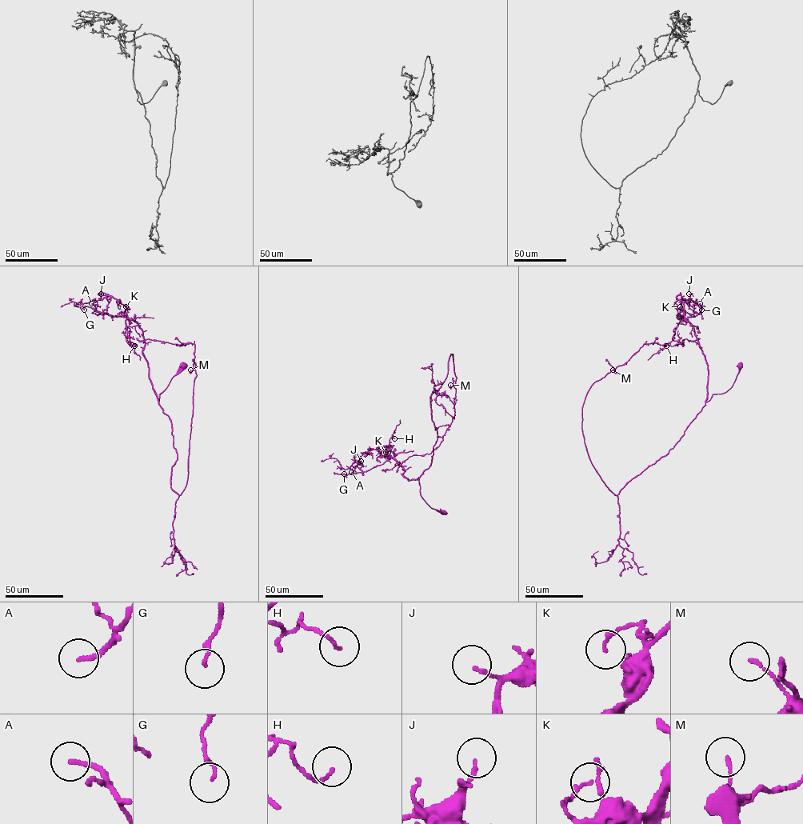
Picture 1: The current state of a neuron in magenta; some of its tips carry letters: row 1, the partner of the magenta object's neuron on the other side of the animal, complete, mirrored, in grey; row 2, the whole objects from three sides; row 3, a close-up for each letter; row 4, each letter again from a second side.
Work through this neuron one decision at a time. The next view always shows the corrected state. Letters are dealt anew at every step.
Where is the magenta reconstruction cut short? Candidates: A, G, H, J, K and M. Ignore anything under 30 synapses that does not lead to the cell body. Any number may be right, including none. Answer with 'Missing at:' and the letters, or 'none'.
Missing at: none

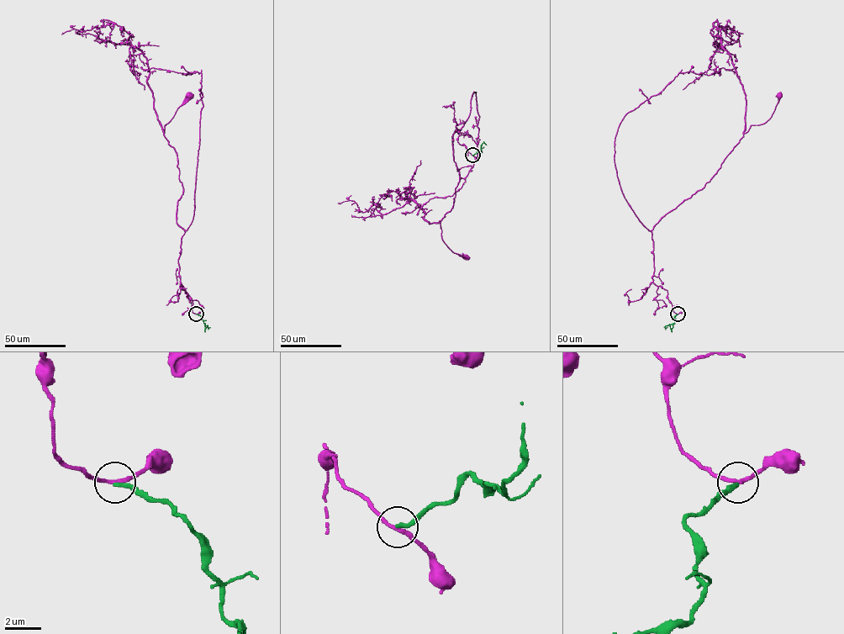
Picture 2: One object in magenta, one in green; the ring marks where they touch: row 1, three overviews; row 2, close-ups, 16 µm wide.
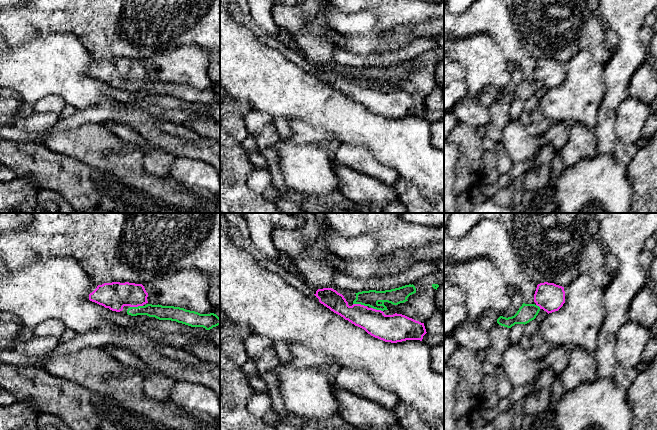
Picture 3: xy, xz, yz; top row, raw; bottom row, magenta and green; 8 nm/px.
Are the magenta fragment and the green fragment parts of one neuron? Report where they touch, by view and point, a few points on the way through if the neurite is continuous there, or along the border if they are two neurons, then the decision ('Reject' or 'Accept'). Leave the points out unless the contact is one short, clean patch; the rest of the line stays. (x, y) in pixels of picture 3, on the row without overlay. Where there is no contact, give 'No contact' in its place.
Touches magenta at xz (360, 80). Path across: xz (377, 100), (360, 80), (366, 74), (370, 74). Accept

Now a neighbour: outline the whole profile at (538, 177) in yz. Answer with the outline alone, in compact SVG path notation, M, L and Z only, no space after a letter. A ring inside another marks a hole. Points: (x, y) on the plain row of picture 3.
M551 144L540 145L534 157L536 165L522 176L523 191L538 191L549 186L552 161L556 154Z

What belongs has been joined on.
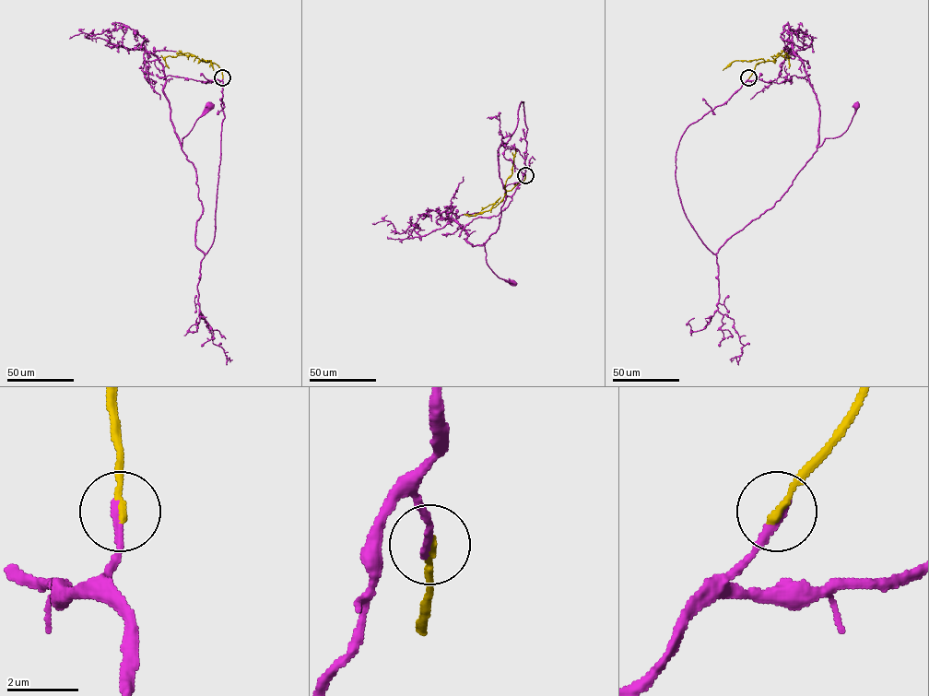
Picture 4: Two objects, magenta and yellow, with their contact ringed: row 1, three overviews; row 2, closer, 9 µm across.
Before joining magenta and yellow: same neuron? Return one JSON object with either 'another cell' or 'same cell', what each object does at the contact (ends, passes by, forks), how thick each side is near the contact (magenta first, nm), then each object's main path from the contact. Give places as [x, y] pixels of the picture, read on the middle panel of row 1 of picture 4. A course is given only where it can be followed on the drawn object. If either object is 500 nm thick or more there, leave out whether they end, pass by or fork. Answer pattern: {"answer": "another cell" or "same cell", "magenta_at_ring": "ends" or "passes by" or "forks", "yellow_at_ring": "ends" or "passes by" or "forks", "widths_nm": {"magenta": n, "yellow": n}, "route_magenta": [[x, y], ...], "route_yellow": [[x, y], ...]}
{"answer": "same cell", "magenta_at_ring": "ends", "yellow_at_ring": "ends", "widths_nm": {"magenta": 240, "yellow": 200}, "route_magenta": [[525, 175], [521, 101], [516, 129], [498, 150], [505, 199], [499, 228], [484, 246], [488, 266], [511, 281]], "route_yellow": [[525, 175], [496, 206], [481, 214], [472, 215]]}

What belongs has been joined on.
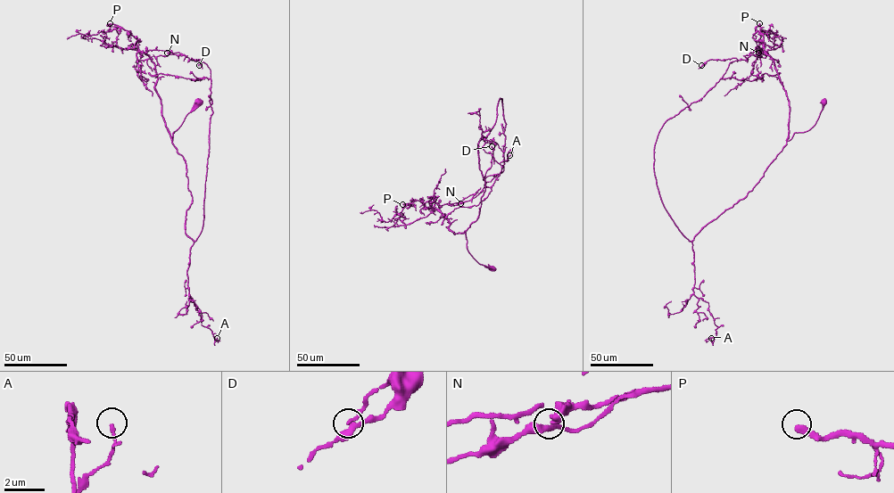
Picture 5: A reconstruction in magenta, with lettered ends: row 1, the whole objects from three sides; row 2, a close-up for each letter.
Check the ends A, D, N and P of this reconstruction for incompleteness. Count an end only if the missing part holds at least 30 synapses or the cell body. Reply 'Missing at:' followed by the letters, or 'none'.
Missing at: P

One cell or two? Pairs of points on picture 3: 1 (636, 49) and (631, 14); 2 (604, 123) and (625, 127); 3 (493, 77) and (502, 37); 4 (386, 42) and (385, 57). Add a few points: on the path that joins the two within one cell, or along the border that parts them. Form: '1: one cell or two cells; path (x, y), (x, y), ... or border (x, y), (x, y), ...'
1: one cell; path (631, 40), (631, 23)
2: two cells; border (621, 103), (617, 108), (614, 122), (617, 138)
3: two cells; border (483, 32), (496, 43), (502, 52)
4: two cells; border (407, 44), (397, 49), (362, 55)

